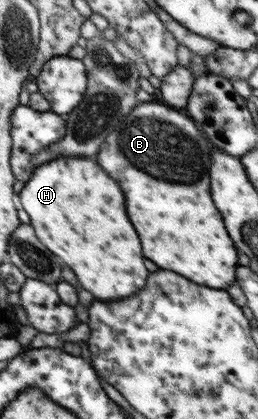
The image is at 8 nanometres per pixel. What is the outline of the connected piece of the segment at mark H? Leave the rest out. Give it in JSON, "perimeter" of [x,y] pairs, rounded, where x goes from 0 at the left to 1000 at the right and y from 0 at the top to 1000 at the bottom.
{"perimeter":[[[256,372],[217,384],[167,389],[132,403],[132,413],[78,456],[78,484],[116,523],[147,570],[302,656],[302,671],[326,690],[357,695],[372,714],[450,718],[488,714],[496,704],[558,685],[574,642],[558,637],[543,570],[496,523],[481,461],[465,442],[341,372]]]}

